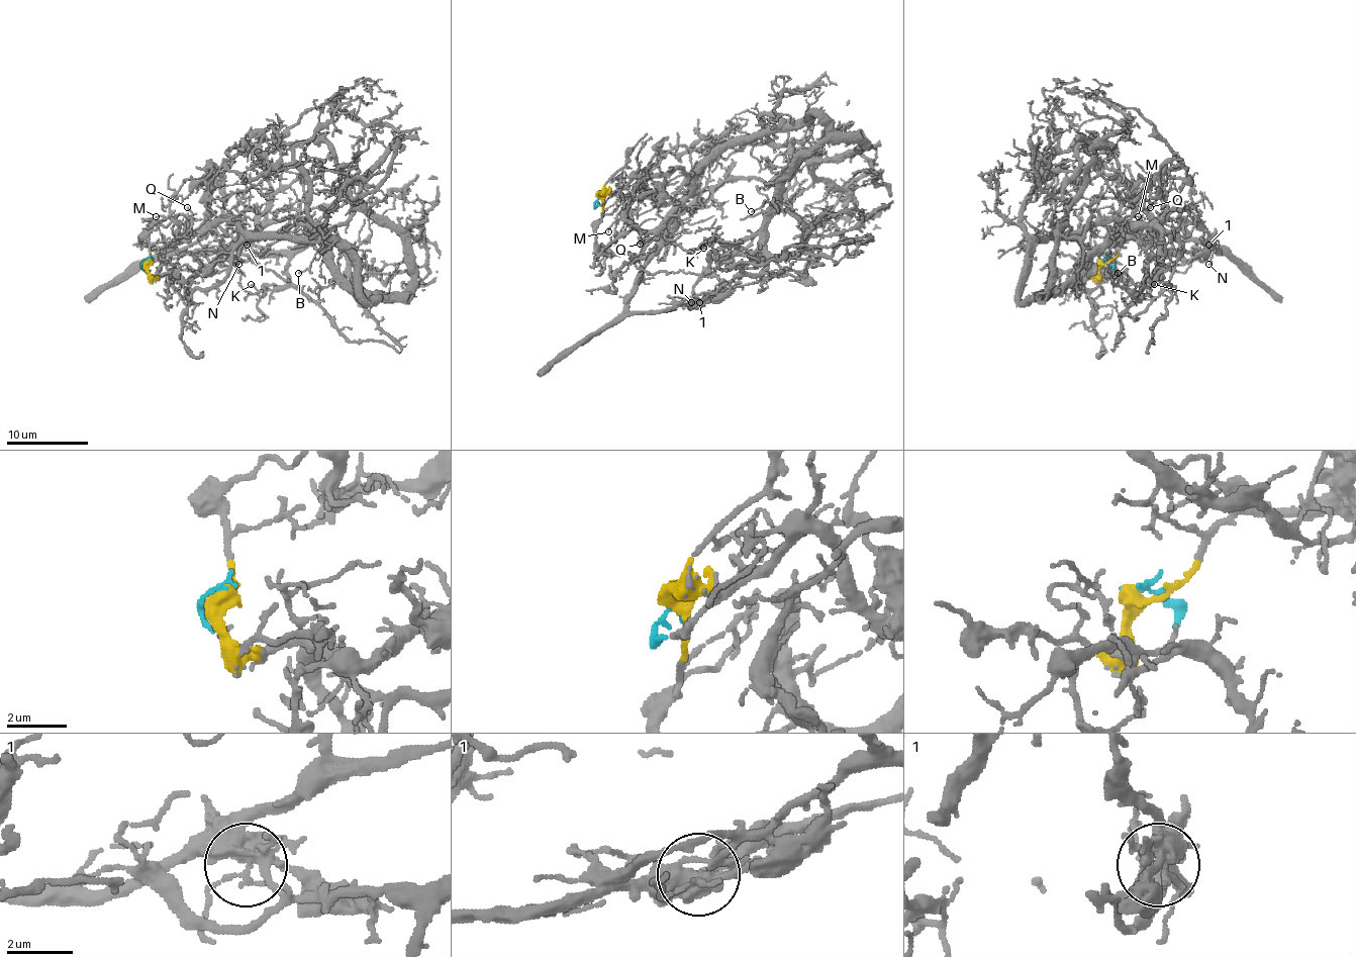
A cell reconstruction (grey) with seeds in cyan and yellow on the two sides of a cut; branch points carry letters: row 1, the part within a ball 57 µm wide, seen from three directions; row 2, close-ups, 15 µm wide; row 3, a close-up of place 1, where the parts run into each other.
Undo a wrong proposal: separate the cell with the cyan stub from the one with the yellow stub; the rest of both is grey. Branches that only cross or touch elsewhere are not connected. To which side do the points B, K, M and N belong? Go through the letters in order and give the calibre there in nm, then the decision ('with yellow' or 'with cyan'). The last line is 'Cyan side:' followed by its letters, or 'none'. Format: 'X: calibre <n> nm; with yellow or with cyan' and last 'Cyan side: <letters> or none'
B: calibre 120 nm; with cyan
K: calibre 130 nm; with cyan
M: calibre 120 nm; with cyan
N: calibre 110 nm; with cyan
Cyan side: B, K, M, N

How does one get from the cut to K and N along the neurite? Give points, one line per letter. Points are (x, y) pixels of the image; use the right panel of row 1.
K: (1099, 260), (1083, 278), (1073, 238), (1038, 241), (1020, 298), (1140, 226), (1180, 245), (1154, 284)
N: (1099, 260), (1083, 278), (1073, 238), (1038, 241), (1024, 302), (1128, 230), (1208, 264)

